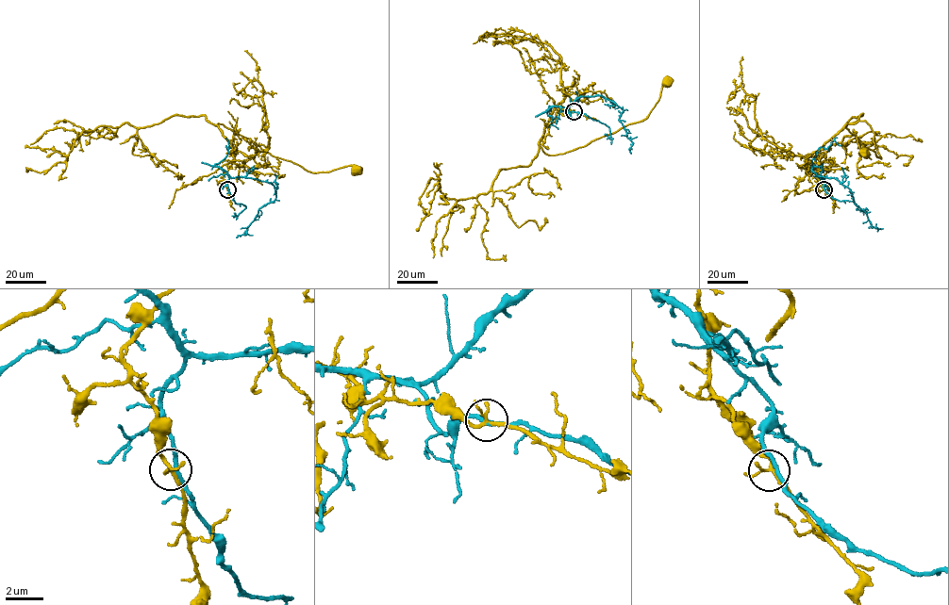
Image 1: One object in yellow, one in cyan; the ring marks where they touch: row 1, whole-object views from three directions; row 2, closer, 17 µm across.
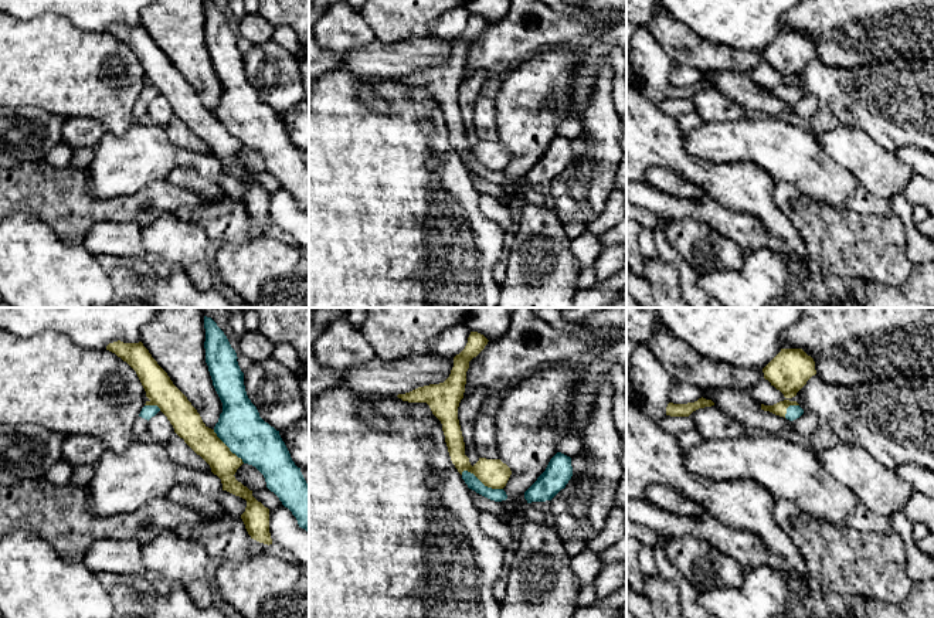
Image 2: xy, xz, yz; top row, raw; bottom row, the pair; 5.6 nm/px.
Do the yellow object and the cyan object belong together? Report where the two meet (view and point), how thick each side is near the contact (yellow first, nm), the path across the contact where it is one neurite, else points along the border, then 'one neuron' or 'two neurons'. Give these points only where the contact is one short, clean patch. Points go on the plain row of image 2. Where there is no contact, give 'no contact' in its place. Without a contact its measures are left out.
meets yellow in xz at (482, 165); 160 nm thick on the yellow side, 80 nm on the other; two neurons

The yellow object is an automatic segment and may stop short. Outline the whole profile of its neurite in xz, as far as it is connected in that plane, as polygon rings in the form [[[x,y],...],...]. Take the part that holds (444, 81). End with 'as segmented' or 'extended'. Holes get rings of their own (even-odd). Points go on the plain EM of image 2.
[[[471,14],[465,31],[454,40],[454,50],[444,65],[418,69],[397,79],[403,84],[427,85],[429,88],[432,96],[442,106],[451,143],[461,157],[468,153],[485,169],[503,172],[512,157],[510,150],[500,142],[486,140],[479,140],[472,149],[465,137],[465,125],[458,102],[458,89],[463,81],[469,44],[485,31],[488,24],[483,17]]]; as segmented

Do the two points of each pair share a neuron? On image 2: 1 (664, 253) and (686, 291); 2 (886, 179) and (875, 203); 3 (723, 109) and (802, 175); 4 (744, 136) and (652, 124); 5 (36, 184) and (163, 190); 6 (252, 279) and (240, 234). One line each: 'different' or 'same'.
1: same
2: different
3: different
4: different
5: same
6: different

